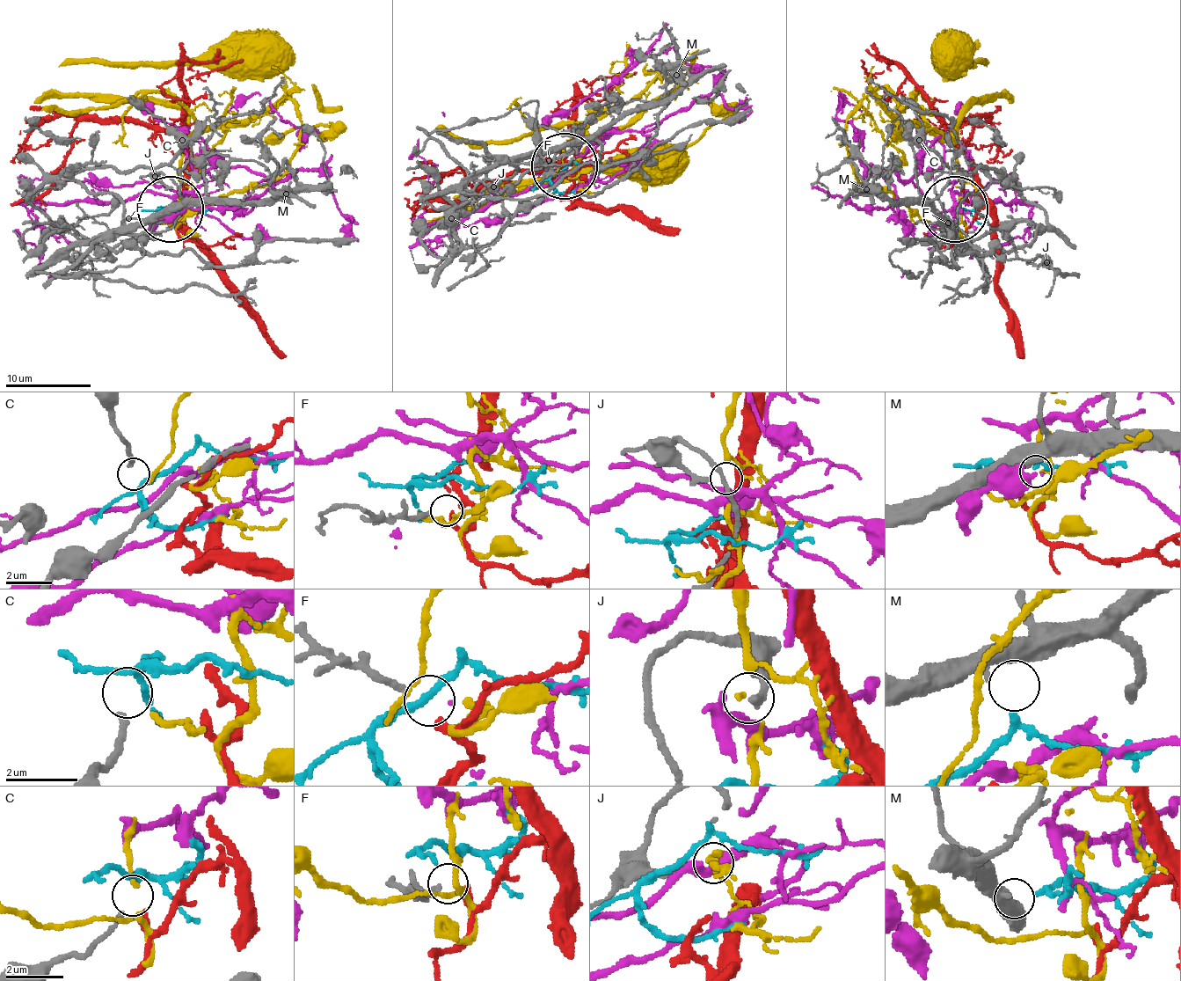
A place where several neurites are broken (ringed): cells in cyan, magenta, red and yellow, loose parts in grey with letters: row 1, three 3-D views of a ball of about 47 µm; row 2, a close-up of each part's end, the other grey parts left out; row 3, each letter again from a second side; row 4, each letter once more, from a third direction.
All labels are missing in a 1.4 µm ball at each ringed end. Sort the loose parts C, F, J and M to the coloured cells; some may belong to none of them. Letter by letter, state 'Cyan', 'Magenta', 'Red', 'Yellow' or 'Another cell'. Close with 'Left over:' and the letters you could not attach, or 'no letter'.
C: Another cell
F: Red
J: Another cell
M: Cyan
Left over: C, J

